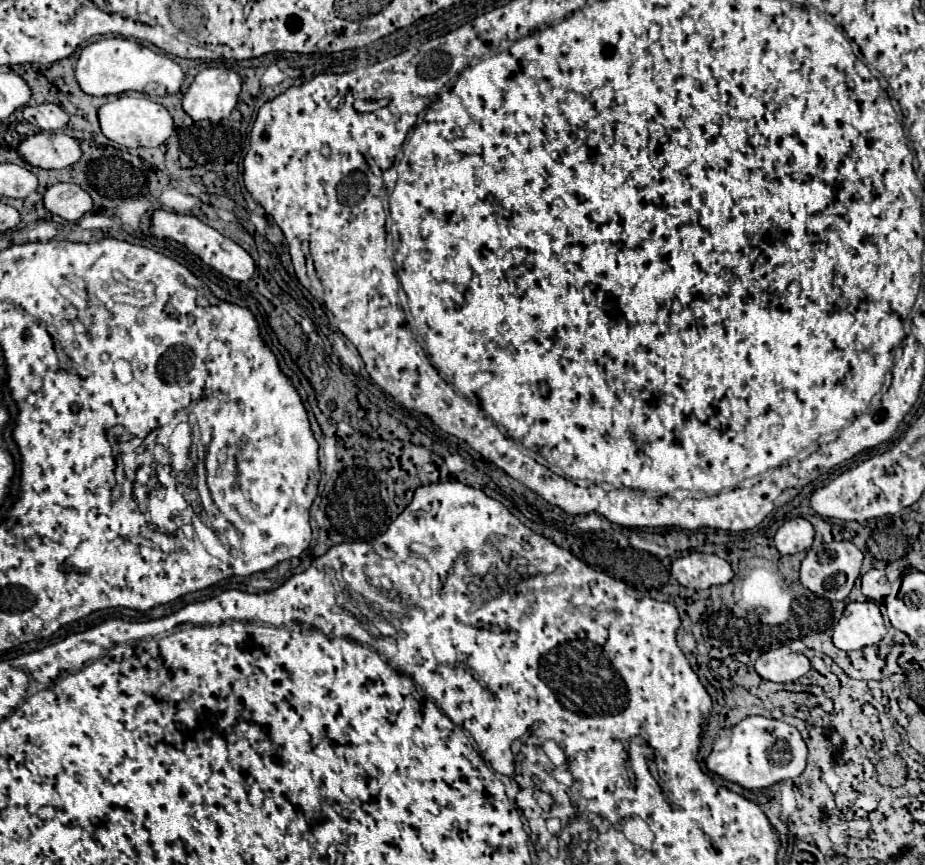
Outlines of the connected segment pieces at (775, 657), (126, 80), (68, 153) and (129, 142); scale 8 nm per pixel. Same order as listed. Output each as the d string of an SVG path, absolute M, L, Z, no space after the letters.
M786 644L762 652L762 656L756 660L756 672L768 682L792 682L802 678L808 670L808 658L792 652Z
M104 38L82 48L76 62L76 80L90 96L110 96L124 92L144 92L148 96L176 94L184 84L184 70L172 58L158 54L136 40Z
M34 134L18 146L18 154L38 168L66 168L80 160L80 142L66 134Z
M118 96L116 100L104 104L98 110L98 118L100 118L100 128L102 134L106 138L110 138L112 142L126 146L126 148L154 148L164 144L170 136L172 136L172 116L168 114L168 110L162 104L156 104L148 98L132 98L132 96Z

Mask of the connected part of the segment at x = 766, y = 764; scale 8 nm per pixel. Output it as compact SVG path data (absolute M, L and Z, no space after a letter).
M748 716L732 728L730 744L724 750L712 750L706 758L706 768L718 774L722 780L734 782L744 790L760 792L782 780L798 778L806 768L806 744L800 732L774 718Z

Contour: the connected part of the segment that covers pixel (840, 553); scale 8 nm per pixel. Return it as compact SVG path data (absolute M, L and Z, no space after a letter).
M830 542L830 544L816 544L808 550L806 558L802 560L800 566L800 582L812 590L814 594L828 598L828 600L844 600L858 574L860 574L860 566L862 566L862 552L852 544L852 542Z

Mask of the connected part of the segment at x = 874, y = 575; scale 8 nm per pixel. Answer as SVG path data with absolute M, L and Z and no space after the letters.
M870 570L862 576L862 594L870 600L882 600L890 594L890 582L882 570Z

